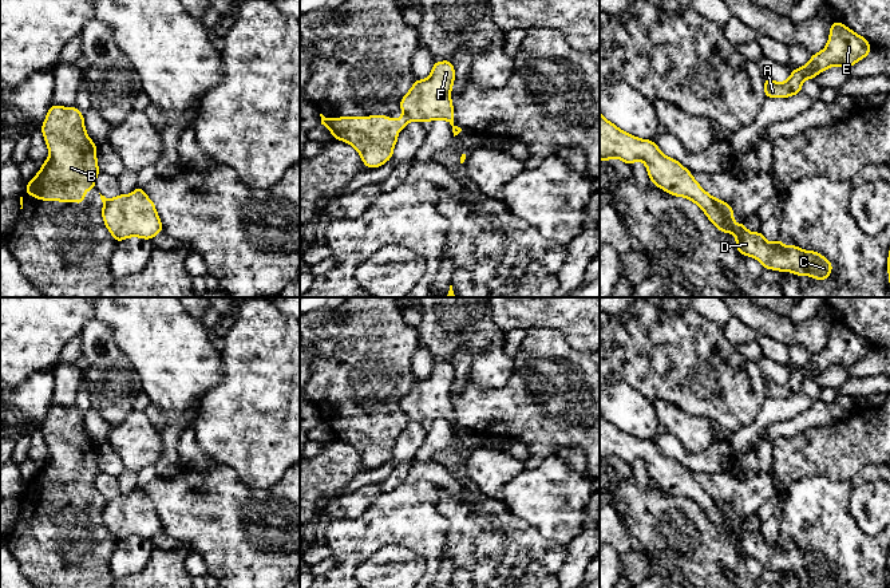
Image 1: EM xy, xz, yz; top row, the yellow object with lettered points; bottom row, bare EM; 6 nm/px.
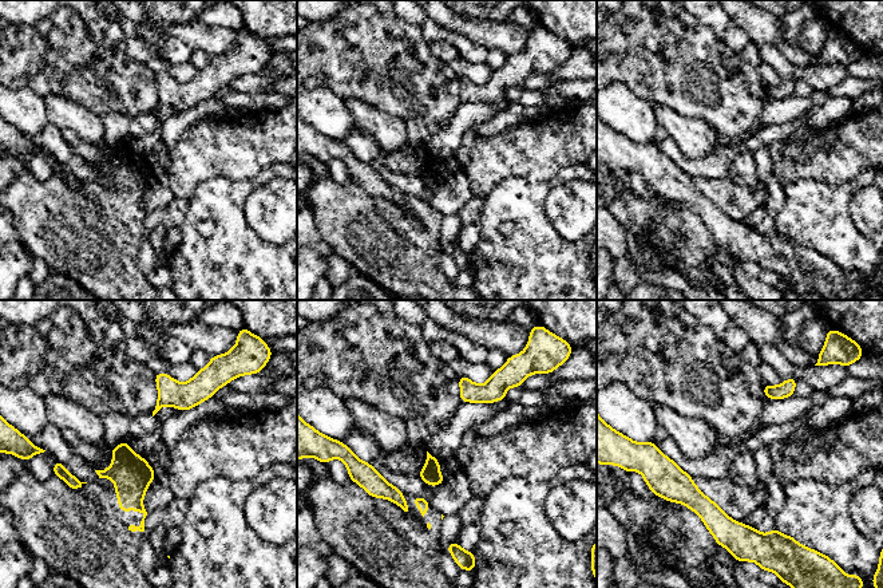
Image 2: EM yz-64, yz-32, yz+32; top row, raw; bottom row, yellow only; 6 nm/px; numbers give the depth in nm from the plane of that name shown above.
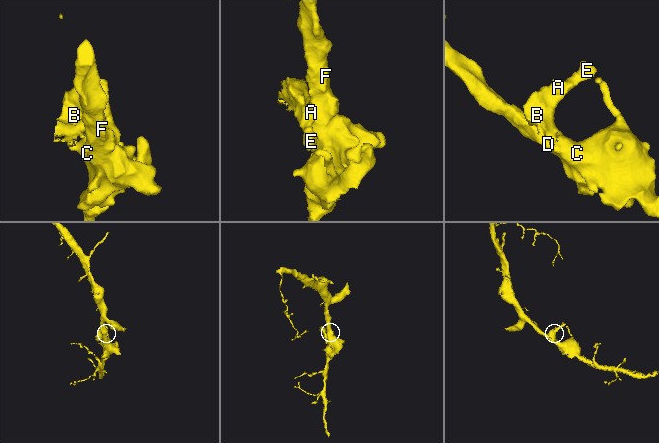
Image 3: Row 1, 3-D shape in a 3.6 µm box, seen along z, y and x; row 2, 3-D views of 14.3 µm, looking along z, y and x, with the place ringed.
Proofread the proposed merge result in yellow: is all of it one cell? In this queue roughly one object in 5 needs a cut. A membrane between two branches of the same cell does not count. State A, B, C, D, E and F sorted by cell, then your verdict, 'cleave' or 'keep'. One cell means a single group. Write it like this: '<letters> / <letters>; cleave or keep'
A B E / C D F; cleave

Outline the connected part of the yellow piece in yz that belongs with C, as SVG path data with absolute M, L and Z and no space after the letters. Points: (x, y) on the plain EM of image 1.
M600 410L600 461L606 462L609 458L618 458L630 466L641 459L653 485L668 494L693 501L719 530L735 534L741 556L755 557L763 568L794 572L800 579L807 573L818 581L828 579L832 572L832 564L818 552L802 550L794 542L784 548L782 537L771 544L762 532L748 532L744 522L736 525L688 469L664 455L652 439L644 441L620 430Z

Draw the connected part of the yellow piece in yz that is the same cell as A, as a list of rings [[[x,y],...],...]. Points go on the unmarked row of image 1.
[[[834,321],[830,327],[830,338],[823,351],[812,354],[810,362],[804,367],[798,367],[790,378],[778,383],[770,378],[764,378],[764,395],[768,398],[787,398],[802,392],[804,379],[814,380],[816,374],[828,370],[832,366],[843,366],[846,368],[854,366],[871,352],[870,343],[855,334],[844,324]]]

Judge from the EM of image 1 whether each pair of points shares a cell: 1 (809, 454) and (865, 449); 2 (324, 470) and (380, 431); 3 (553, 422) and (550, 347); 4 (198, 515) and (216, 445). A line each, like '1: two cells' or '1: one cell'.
1: one cell
2: two cells
3: one cell
4: two cells

